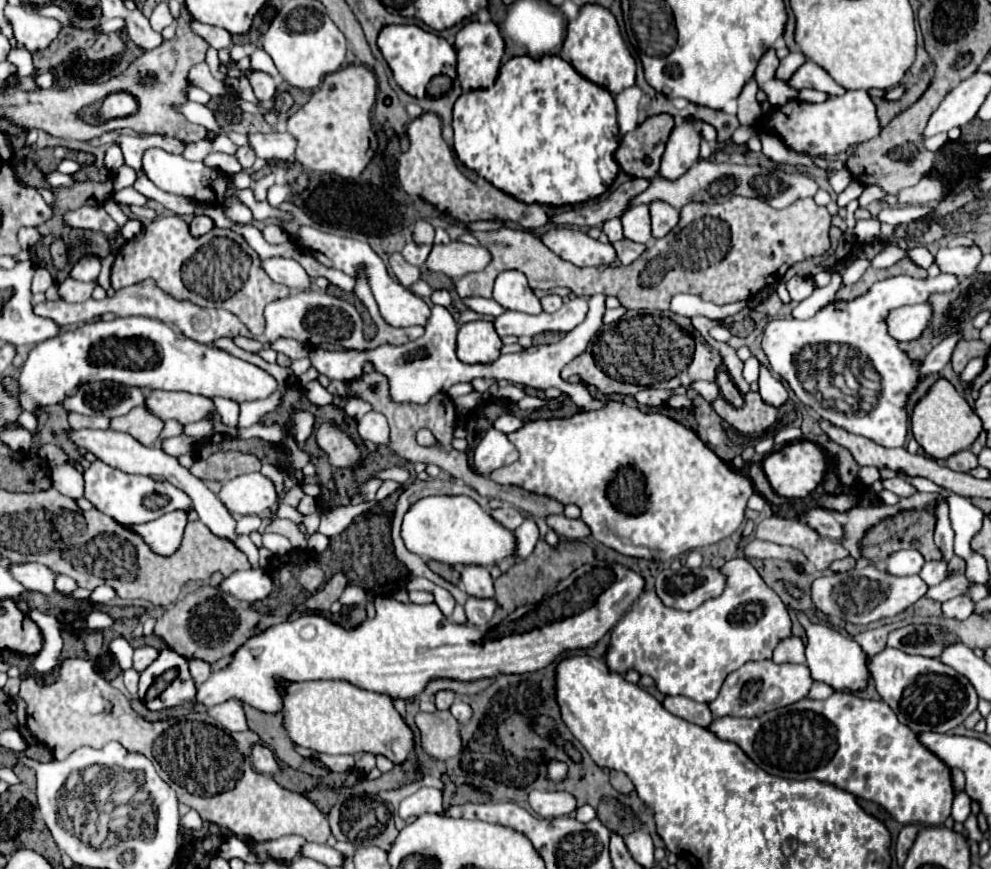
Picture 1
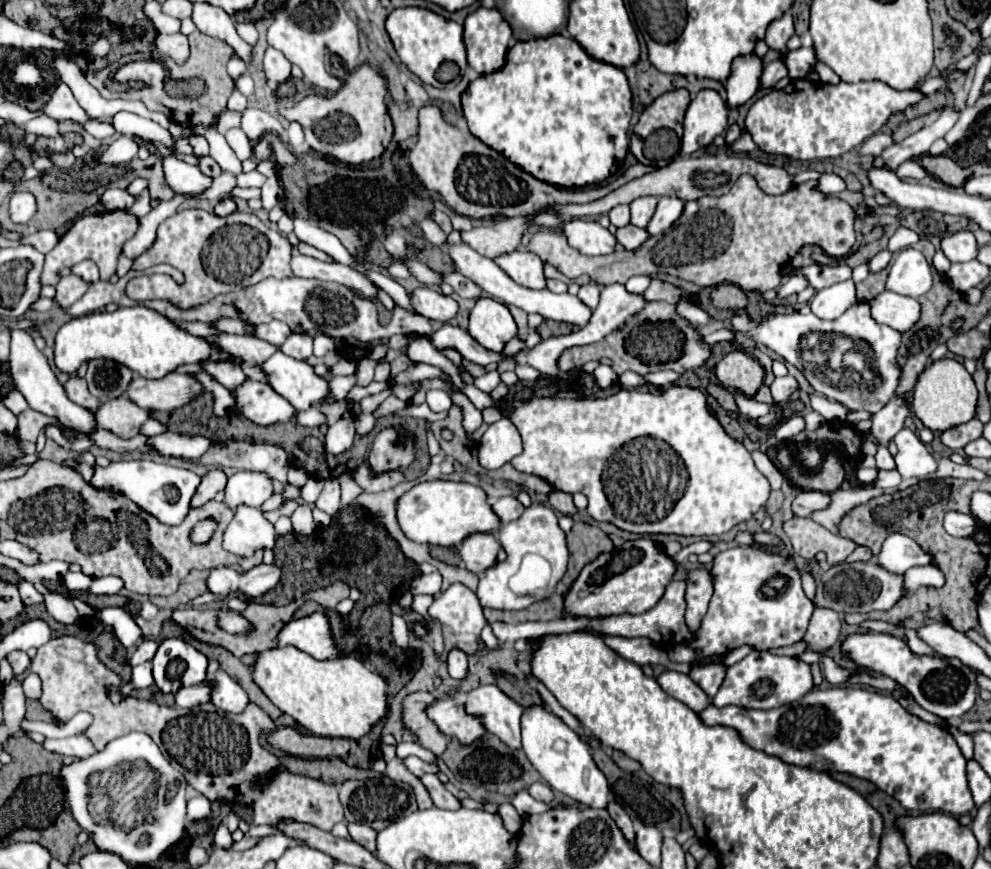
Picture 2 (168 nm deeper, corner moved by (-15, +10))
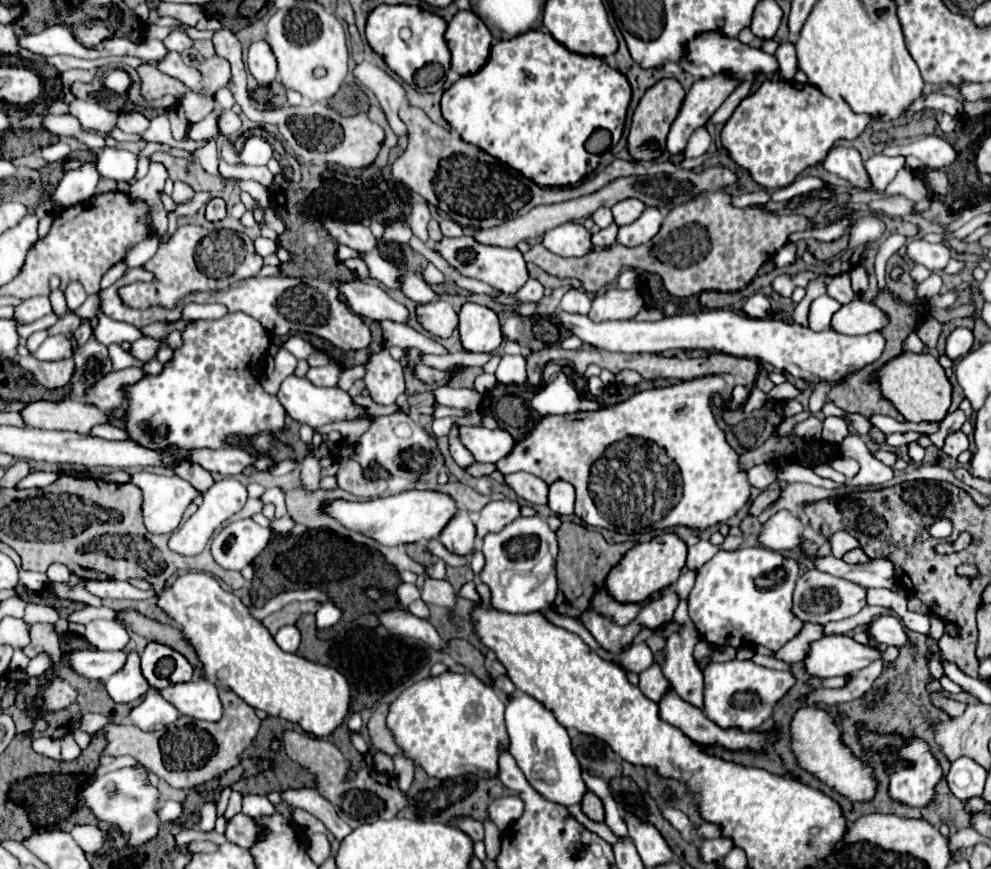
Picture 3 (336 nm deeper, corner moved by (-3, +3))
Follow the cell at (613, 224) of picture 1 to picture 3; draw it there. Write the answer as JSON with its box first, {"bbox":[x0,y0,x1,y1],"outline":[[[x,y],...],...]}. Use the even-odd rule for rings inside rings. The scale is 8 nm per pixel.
{"bbox":[592,208,614,228],"outline":[[[598,208],[594,214],[592,214],[592,220],[600,226],[600,228],[606,228],[610,226],[614,220],[612,220],[612,212],[608,208]]]}

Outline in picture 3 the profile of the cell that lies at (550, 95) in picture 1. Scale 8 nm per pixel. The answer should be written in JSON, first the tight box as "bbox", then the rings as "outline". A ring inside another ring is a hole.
{"bbox":[442,30,630,186],"outline":[[[530,30],[526,34],[520,34],[520,36],[514,36],[510,40],[500,40],[492,46],[492,52],[490,52],[490,58],[488,62],[476,72],[476,74],[468,74],[468,76],[462,76],[458,82],[454,82],[442,96],[442,116],[444,120],[470,144],[478,146],[480,150],[488,152],[490,156],[496,156],[498,160],[502,160],[504,164],[516,168],[518,172],[522,172],[524,176],[528,176],[530,180],[534,180],[536,184],[540,186],[574,186],[576,182],[580,182],[586,174],[590,174],[600,158],[598,156],[592,156],[592,154],[584,150],[584,142],[588,140],[588,136],[598,130],[598,128],[606,128],[610,130],[612,136],[612,146],[615,146],[623,133],[624,122],[626,122],[626,110],[628,110],[628,104],[630,104],[630,84],[628,80],[624,80],[624,74],[610,68],[606,64],[604,58],[598,58],[598,56],[582,56],[582,54],[576,54],[576,52],[570,52],[568,48],[564,48],[562,44],[558,44],[550,34],[546,32],[540,32],[540,30]]]}

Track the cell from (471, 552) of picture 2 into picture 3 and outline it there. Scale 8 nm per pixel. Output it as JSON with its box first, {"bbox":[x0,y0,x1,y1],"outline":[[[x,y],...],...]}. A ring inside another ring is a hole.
{"bbox":[440,510,476,556],"outline":[[[458,510],[456,516],[440,532],[440,542],[454,554],[468,556],[476,548],[476,530],[466,510]]]}

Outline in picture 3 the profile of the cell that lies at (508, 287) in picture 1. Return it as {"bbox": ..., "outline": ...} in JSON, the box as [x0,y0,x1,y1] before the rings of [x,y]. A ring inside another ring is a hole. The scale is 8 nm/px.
{"bbox":[432,236,528,294],"outline":[[[460,236],[460,238],[442,238],[440,242],[432,244],[432,250],[438,252],[462,276],[482,280],[482,282],[486,282],[486,284],[490,284],[490,286],[506,292],[506,294],[516,292],[528,280],[526,262],[524,262],[522,252],[518,248],[488,246],[488,244],[480,244],[472,236]]]}

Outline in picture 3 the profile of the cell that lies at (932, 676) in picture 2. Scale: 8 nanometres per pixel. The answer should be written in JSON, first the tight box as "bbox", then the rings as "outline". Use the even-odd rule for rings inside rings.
{"bbox":[804,634,878,676],"outline":[[[832,634],[810,642],[804,658],[804,670],[812,676],[846,676],[878,660],[878,652],[854,642],[850,636]]]}

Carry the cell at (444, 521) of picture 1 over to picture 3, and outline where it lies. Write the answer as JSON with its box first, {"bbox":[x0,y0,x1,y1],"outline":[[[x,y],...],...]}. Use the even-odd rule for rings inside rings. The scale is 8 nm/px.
{"bbox":[322,490,456,546],"outline":[[[410,490],[396,496],[348,502],[348,500],[328,500],[322,504],[322,512],[336,518],[344,528],[360,532],[384,546],[400,546],[410,542],[428,542],[438,538],[448,520],[456,514],[456,504],[448,494],[430,492],[430,490]]]}

